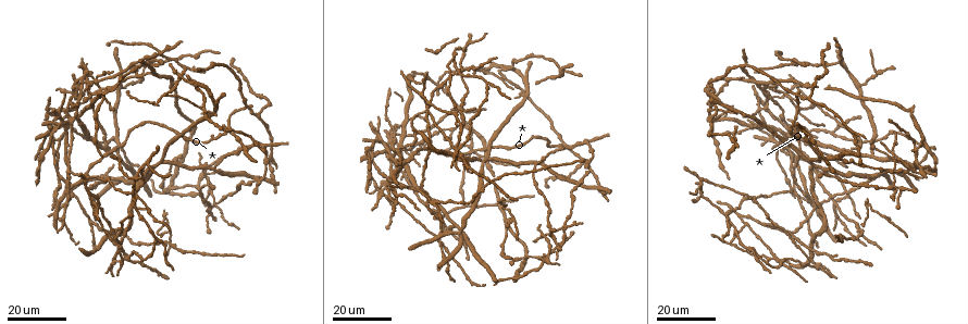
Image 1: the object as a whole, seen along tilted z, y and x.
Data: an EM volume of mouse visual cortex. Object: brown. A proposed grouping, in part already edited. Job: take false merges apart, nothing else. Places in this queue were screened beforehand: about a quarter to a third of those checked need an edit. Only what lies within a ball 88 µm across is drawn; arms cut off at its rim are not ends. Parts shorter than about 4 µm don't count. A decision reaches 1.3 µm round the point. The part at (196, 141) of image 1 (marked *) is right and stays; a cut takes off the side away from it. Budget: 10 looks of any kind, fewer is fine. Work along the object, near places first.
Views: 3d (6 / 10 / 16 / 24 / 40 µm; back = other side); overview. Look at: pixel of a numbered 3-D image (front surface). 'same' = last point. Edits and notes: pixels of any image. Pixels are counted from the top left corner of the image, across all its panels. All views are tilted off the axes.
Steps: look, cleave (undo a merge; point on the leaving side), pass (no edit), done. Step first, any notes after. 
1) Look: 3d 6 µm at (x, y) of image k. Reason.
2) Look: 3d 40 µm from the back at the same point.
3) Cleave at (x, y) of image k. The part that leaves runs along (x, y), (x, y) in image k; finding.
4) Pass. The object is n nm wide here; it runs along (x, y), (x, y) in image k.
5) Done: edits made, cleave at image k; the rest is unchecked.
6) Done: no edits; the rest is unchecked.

Look: 3d 16 µm at (140, 82) of image 1. Three arms meet.

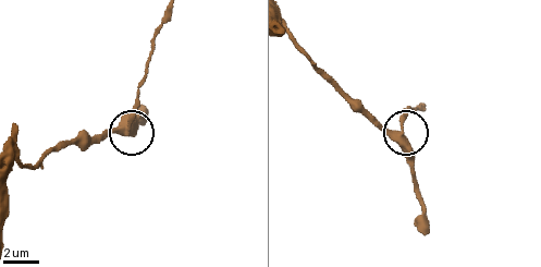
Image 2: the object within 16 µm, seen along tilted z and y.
Look: 3d 6 µm at (400, 131) of image 2. Closer look.

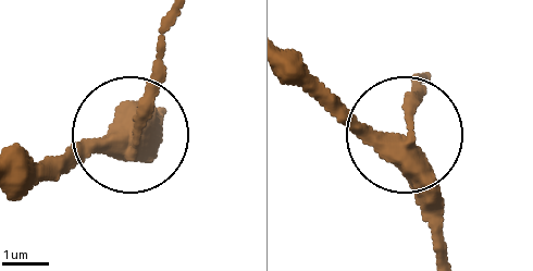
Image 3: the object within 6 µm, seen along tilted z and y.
Cleave at (151, 94) of image 3. The object is 380 nm wide here; the part that leaves runs along (138, 150), (166, 15) in image 3; two neurons meet here.

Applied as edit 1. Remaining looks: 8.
Look: overview.

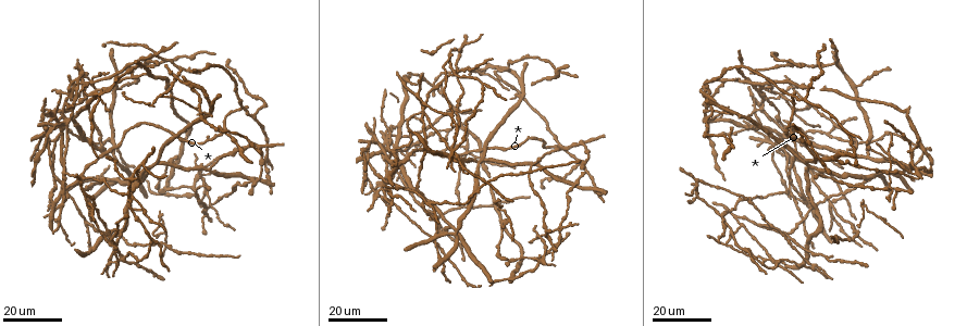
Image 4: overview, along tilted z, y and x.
Look: 3d 16 µm at (888, 153) of image 4.

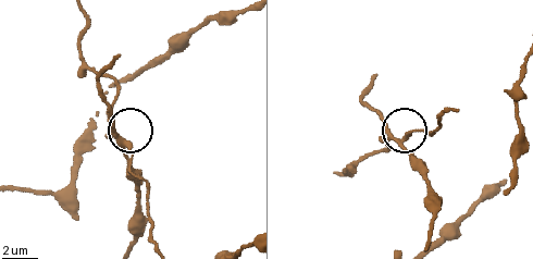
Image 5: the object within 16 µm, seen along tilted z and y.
Look: 3d 6 µm at (402, 141) of image 5.

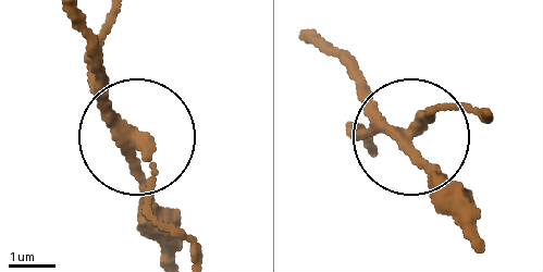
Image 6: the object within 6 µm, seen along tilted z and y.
Look: 3d 6 µm from the back at (132, 135) of image 6.

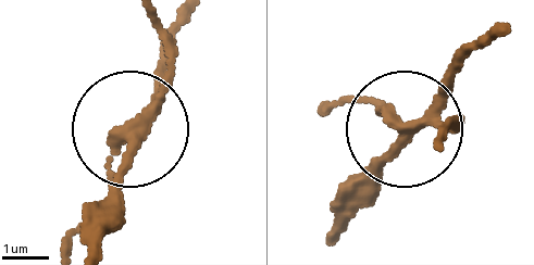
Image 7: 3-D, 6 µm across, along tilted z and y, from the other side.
Cleave at (165, 49) of image 7. The part that leaves runs along (418, 124), (363, 101), (323, 114) in image 7; a second neuron is stuck on.

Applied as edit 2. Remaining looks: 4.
Look: 3d 16 µm at (244, 176) of image 4. Three arms meet.

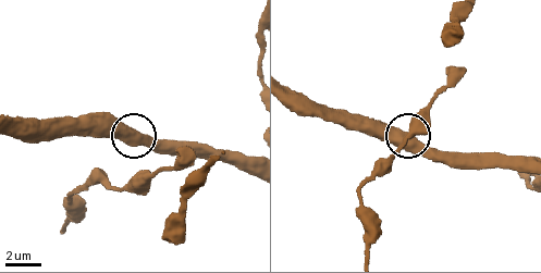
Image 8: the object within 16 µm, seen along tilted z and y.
Look: 3d 10 µm at (136, 140) of image 8.

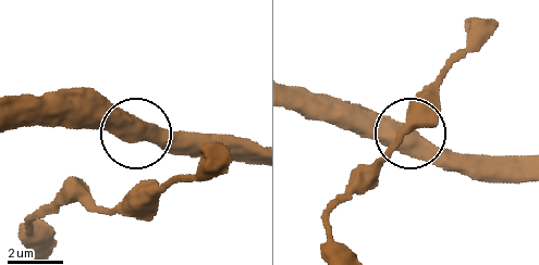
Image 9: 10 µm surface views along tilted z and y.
Pass. Continuous, no second neuron.

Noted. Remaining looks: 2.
Look: 3d 16 µm at (499, 209) of image 4. Thin arm on a thick one.

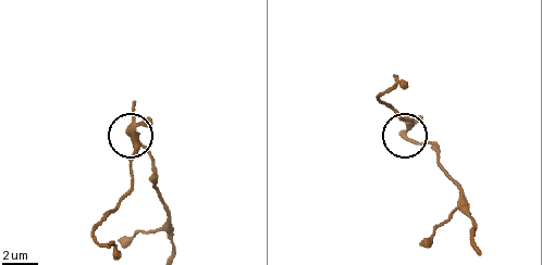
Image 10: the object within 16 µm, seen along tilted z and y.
Look: 3d 10 µm at (410, 140) of image 10. Closer look.

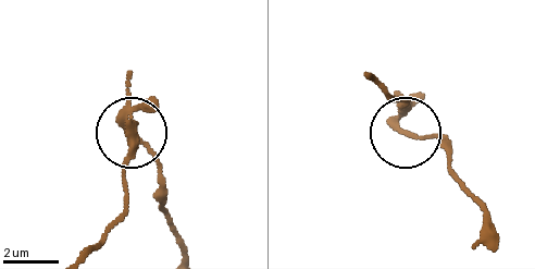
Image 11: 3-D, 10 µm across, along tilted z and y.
Pass. Continuous, no second neuron.

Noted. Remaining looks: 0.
Done: edits made, cleave at image 3, cleave at image 7; the rest is unchecked.

